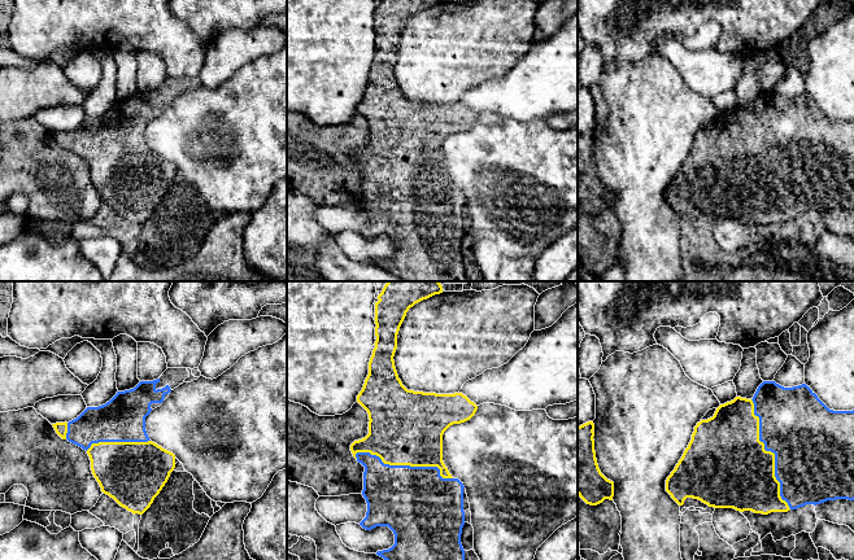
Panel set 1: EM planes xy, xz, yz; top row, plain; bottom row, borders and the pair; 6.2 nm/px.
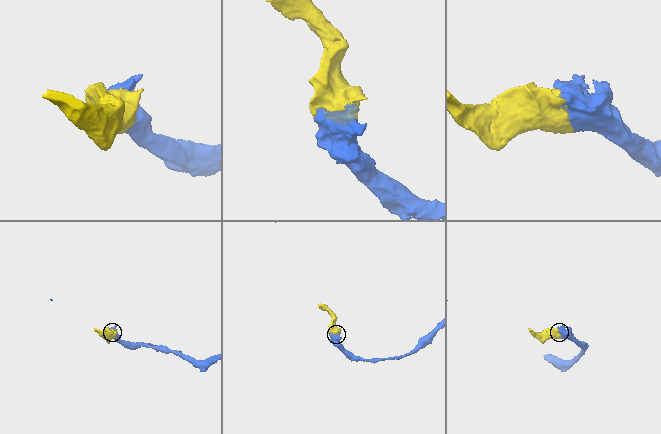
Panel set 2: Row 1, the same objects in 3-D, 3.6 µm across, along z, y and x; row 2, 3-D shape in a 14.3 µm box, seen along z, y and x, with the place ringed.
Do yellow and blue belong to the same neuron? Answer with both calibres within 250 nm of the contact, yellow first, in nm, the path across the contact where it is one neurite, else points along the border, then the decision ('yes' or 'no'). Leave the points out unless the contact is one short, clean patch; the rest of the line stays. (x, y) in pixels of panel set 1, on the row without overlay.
calibres 440 and 480 nm; yes

